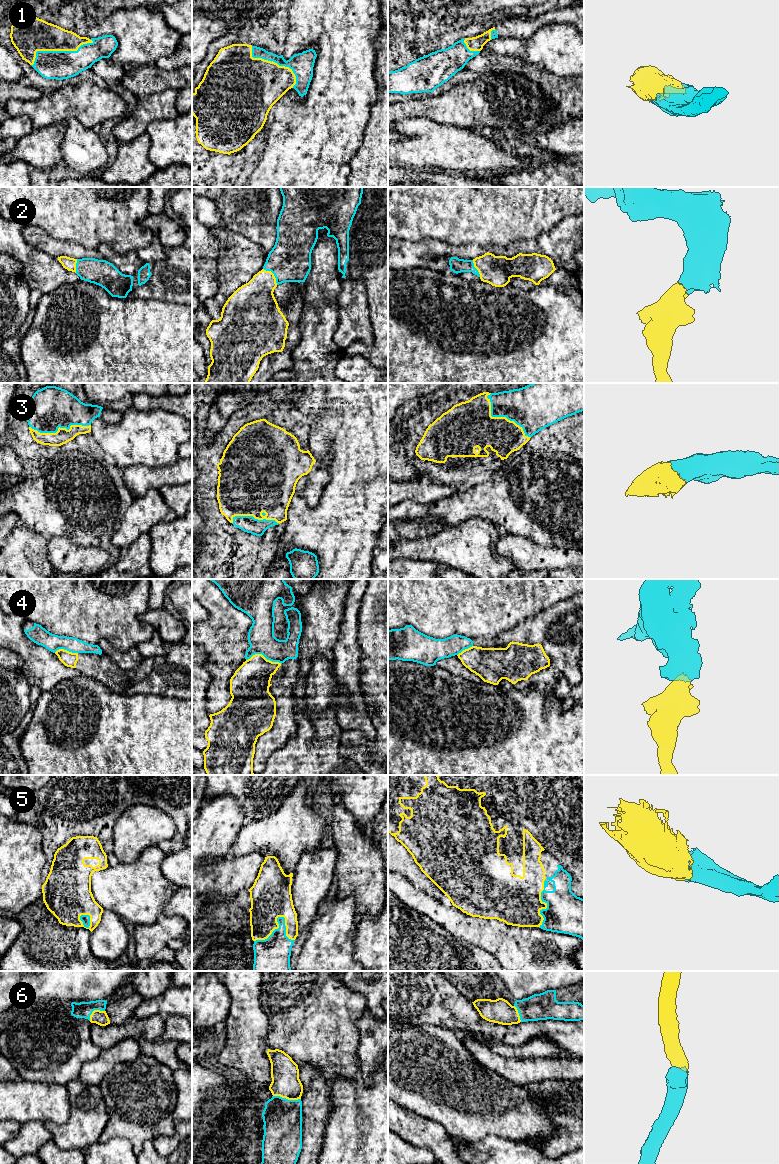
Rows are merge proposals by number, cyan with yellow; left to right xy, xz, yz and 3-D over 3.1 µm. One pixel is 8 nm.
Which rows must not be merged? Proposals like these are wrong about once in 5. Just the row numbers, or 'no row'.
4

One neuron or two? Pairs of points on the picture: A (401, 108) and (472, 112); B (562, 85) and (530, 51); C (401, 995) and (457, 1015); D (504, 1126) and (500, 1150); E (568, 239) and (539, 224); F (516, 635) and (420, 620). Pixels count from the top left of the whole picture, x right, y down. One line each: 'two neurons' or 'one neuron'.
A: one neuron
B: two neurons
C: one neuron
D: two neurons
E: two neurons
F: two neurons

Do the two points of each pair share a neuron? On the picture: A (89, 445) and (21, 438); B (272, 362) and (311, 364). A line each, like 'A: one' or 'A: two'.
A: one
B: two

